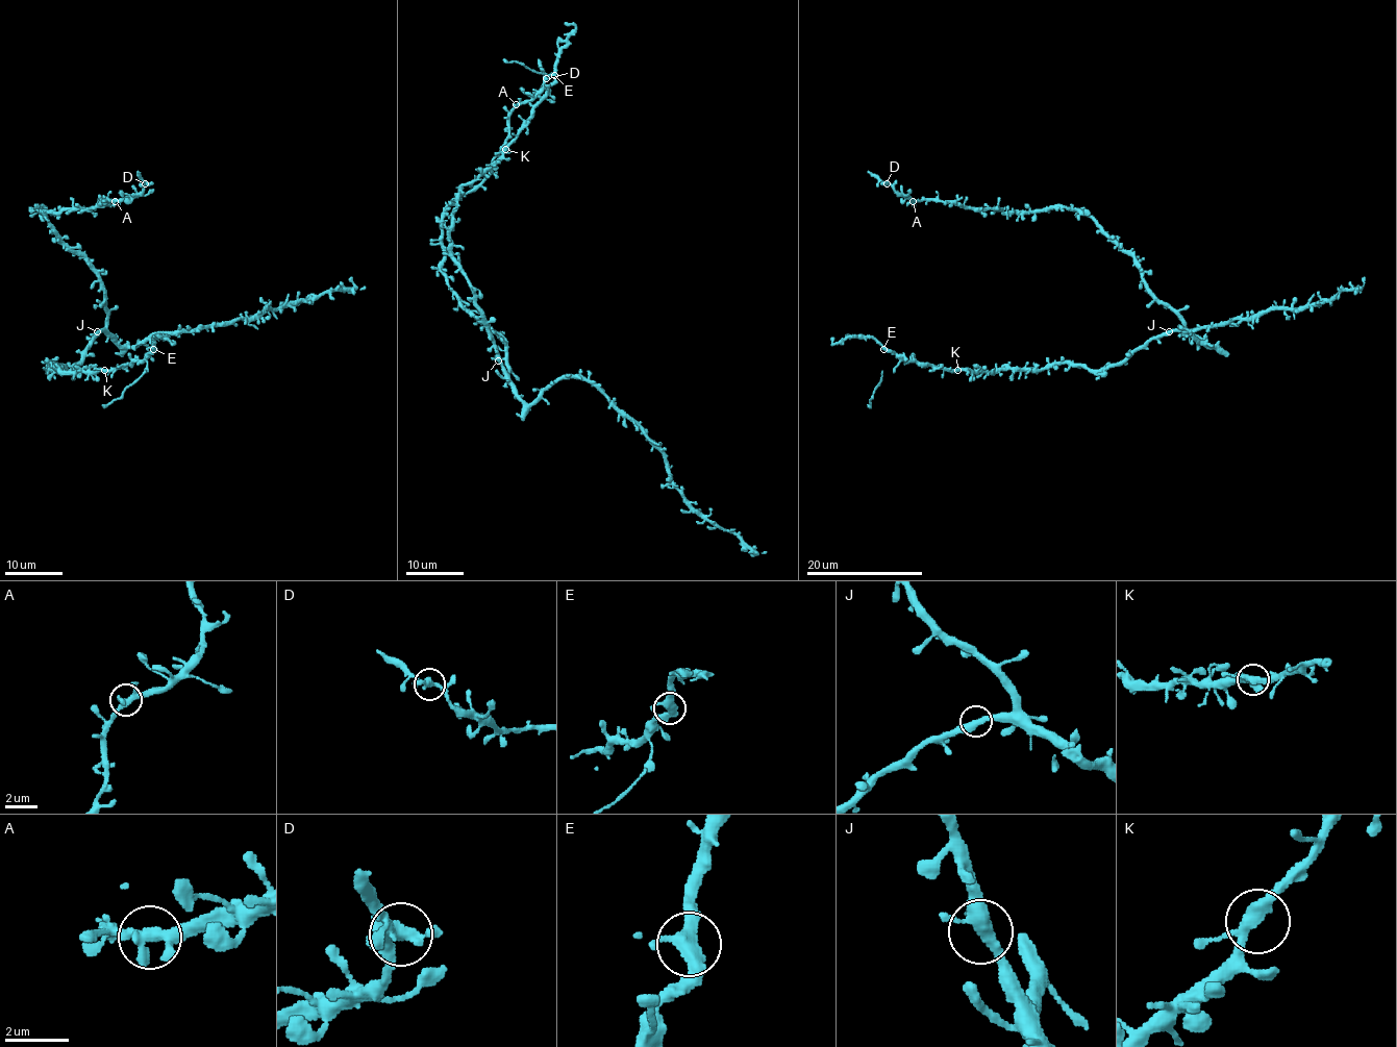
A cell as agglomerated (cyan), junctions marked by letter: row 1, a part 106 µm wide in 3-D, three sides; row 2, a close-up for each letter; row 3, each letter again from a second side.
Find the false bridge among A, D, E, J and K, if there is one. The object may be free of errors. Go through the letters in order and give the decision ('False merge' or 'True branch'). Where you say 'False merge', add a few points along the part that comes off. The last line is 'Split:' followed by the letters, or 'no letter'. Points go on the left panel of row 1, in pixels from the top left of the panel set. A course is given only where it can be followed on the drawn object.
A: True branch
D: True branch
E: True branch
J: True branch
K: True branch
Split: no letter

